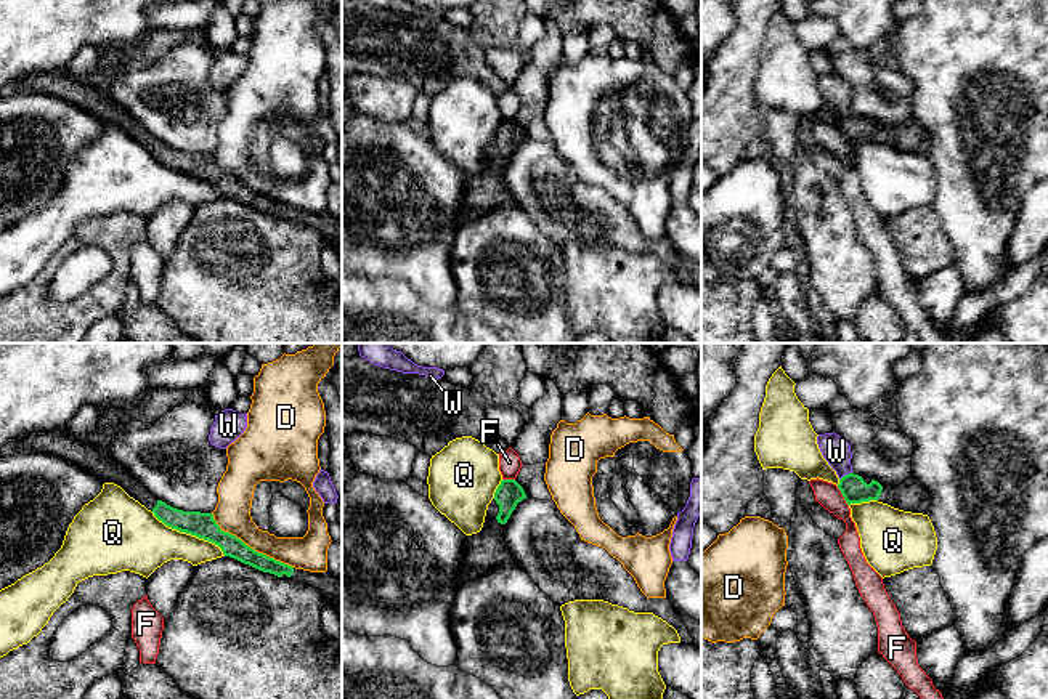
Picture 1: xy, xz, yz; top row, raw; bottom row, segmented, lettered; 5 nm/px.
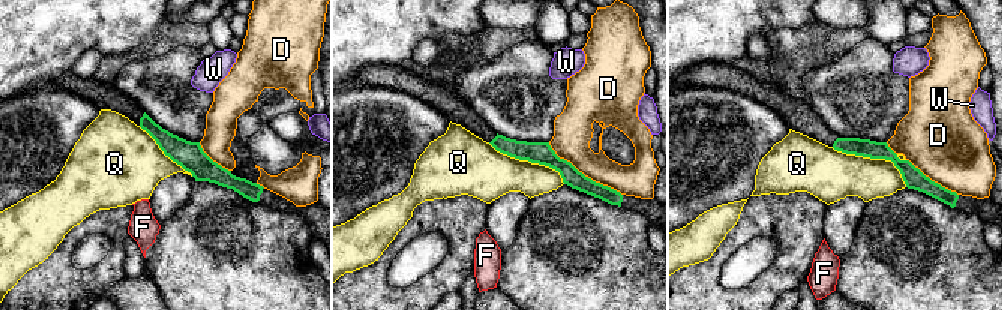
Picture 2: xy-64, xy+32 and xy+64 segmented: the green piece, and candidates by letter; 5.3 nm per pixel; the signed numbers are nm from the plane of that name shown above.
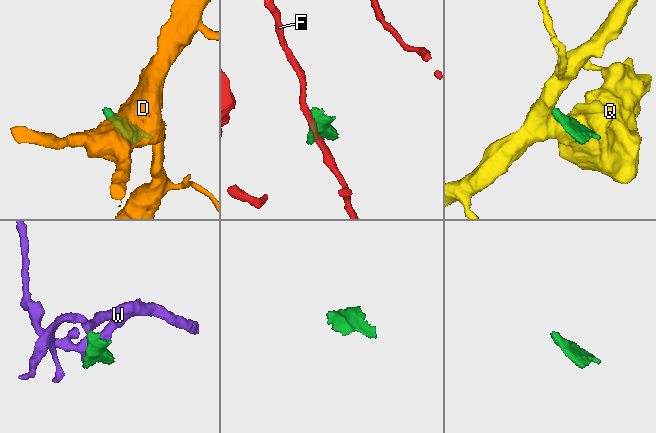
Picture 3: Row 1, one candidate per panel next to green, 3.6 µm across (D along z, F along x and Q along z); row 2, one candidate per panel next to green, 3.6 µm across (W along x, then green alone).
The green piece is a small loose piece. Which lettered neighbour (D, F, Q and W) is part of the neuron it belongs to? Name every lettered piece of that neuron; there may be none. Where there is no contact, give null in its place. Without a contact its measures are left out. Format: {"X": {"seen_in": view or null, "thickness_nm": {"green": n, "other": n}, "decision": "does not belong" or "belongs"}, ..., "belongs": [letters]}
{"D": {"seen_in": "xy", "thickness_nm": {"green": 130, "other": 180}, "decision": "does not belong"}, "F": {"seen_in": "yz", "thickness_nm": {"green": 140, "other": 120}, "decision": "does not belong"}, "Q": {"seen_in": "xy", "thickness_nm": {"green": 130, "other": 280}, "decision": "does not belong"}, "W": {"seen_in": "yz", "thickness_nm": {"green": 140, "other": 140}, "decision": "does not belong"}, "belongs": []}

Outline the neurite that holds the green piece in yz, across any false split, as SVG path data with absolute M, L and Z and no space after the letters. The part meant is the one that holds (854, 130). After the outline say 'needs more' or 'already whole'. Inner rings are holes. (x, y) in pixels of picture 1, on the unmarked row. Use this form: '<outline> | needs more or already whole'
M849 114L839 120L838 130L847 146L878 141L904 152L923 156L928 156L931 147L926 128L915 117L899 127L886 127L871 119Z | needs more

